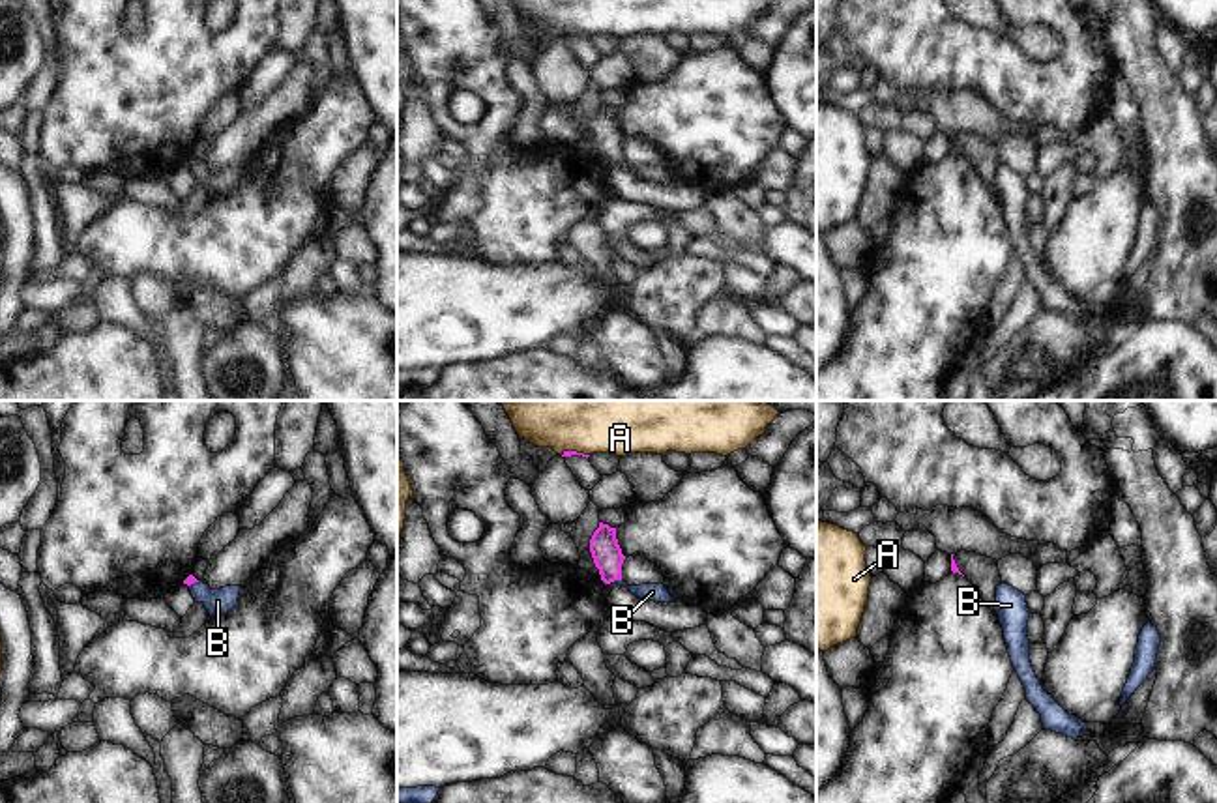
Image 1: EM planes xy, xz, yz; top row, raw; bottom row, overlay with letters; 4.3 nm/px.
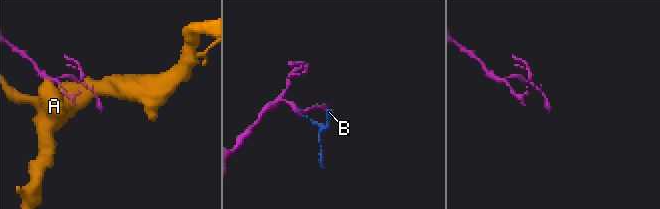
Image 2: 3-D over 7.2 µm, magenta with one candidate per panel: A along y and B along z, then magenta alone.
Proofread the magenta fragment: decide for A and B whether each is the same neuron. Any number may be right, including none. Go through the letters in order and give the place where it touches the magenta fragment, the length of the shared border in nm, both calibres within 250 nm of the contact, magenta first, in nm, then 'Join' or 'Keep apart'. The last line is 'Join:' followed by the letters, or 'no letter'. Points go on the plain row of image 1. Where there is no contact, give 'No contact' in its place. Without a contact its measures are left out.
A: Touches magenta at xz (575, 32). Shared border 120 nm. Thickness 30 nm (magenta) against 160 nm. Keep apart
B: Touches magenta at xz (615, 160). Shared border 60 nm. Thickness 130 nm (magenta) against 80 nm. Join
Join: B

